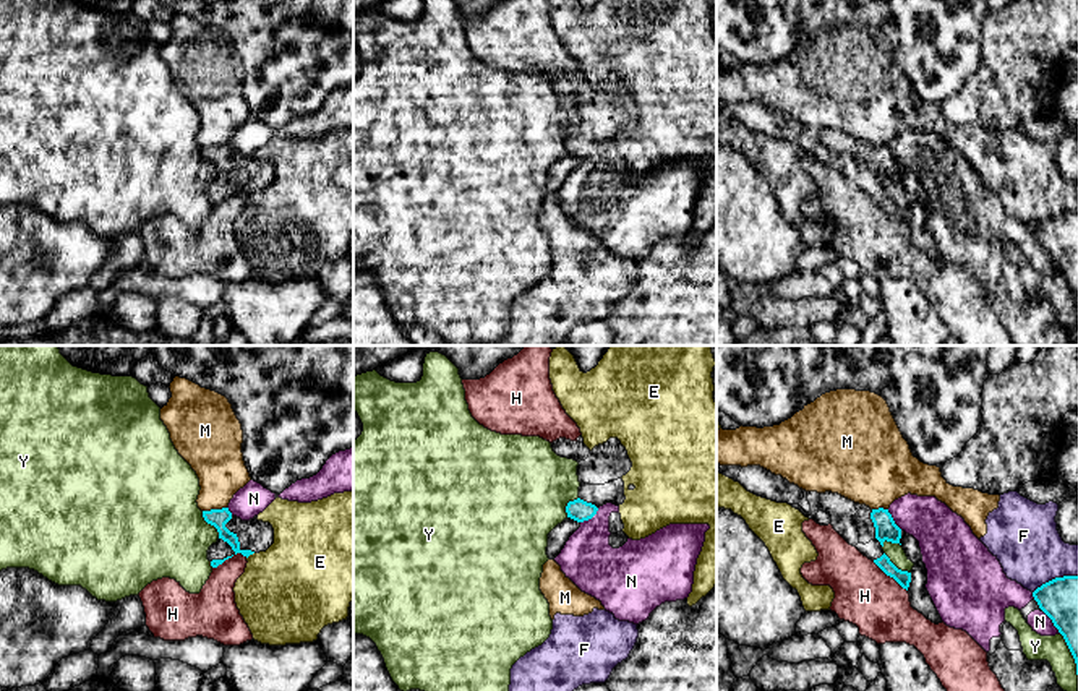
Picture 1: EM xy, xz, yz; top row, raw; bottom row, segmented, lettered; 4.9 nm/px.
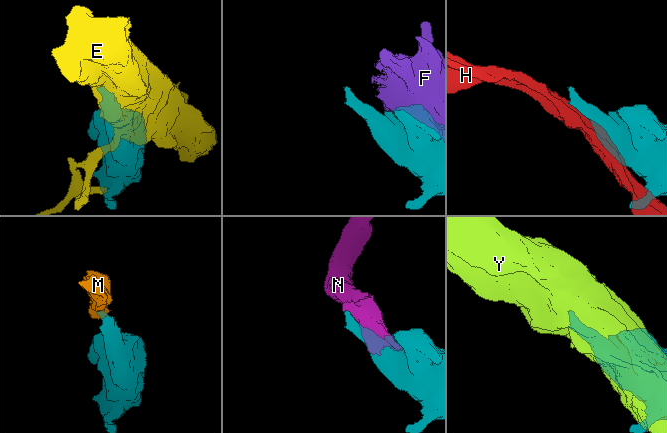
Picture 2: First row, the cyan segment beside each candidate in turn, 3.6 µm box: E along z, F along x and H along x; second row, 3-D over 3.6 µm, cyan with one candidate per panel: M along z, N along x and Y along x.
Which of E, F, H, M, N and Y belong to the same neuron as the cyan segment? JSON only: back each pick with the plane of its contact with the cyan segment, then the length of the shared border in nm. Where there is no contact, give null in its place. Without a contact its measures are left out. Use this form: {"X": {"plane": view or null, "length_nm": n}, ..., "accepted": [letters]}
{"accepted": []}

